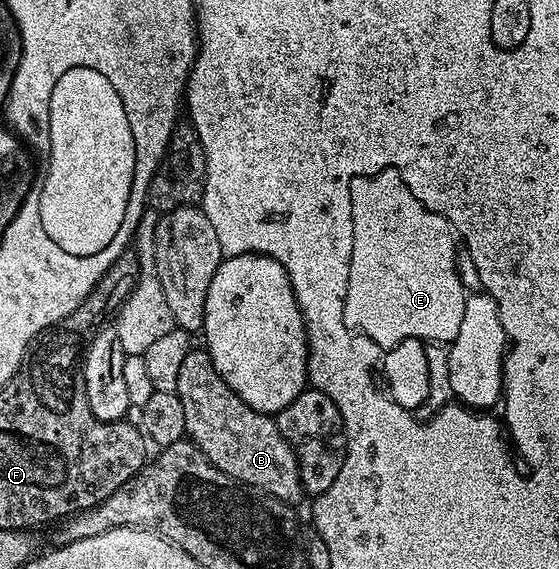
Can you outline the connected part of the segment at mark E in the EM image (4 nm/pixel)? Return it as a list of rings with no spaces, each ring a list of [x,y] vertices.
[[[398,171],[383,173],[377,179],[357,179],[353,181],[353,235],[351,243],[357,237],[361,249],[353,253],[365,253],[365,257],[347,257],[346,274],[343,278],[346,296],[357,293],[357,285],[375,297],[382,293],[384,297],[393,293],[393,341],[399,343],[412,337],[424,343],[450,343],[459,334],[462,322],[467,290],[457,273],[459,241],[455,236],[452,223],[443,215],[431,211],[417,198],[404,183],[399,183]]]

